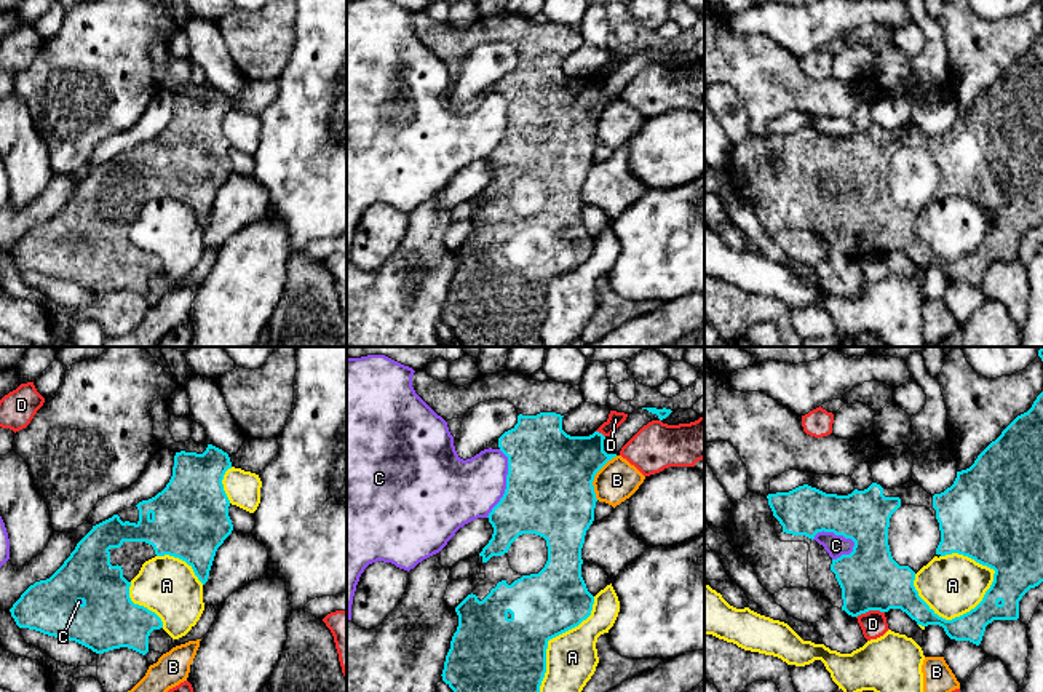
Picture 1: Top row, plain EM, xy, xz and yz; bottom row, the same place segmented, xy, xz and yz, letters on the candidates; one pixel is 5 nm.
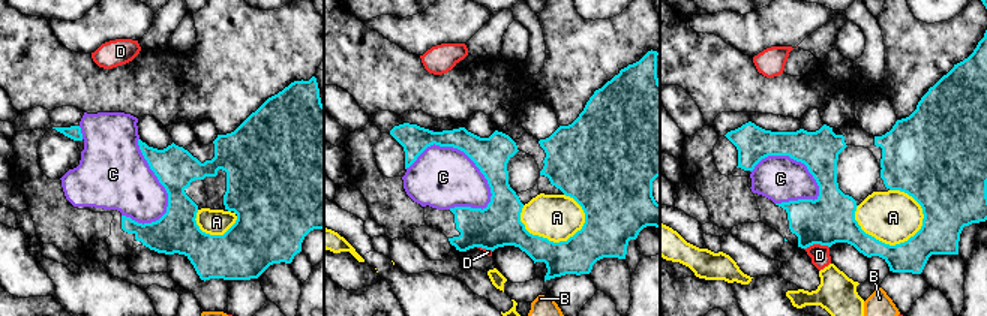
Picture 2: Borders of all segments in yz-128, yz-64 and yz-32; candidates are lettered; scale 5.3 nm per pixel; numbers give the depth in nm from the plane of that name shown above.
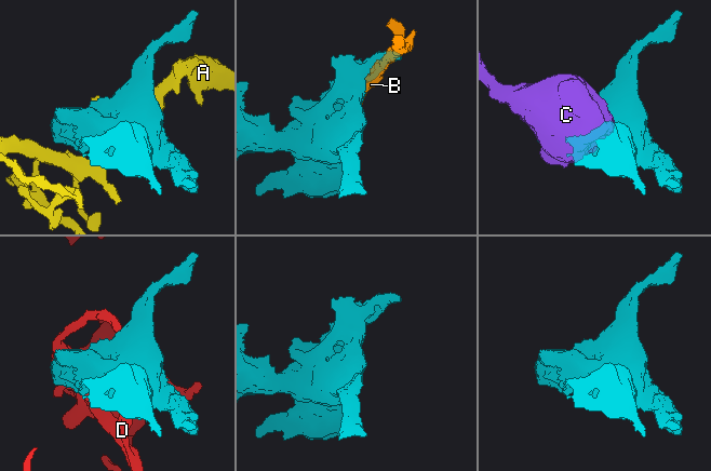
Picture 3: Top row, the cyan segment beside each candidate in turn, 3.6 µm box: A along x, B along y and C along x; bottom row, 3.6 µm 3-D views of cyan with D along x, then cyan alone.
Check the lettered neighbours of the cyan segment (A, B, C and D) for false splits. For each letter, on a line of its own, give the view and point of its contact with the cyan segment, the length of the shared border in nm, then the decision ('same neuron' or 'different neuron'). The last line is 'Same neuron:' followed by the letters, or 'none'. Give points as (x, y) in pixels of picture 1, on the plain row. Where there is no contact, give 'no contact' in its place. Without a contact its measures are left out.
A: yz (957, 259) | 420 nm | different neuron
B: xz (594, 117) | 240 nm | different neuron
C: yz (834, 174) | 220 nm | different neuron
D: yz (869, 251) | 150 nm | different neuron
Same neuron: none

